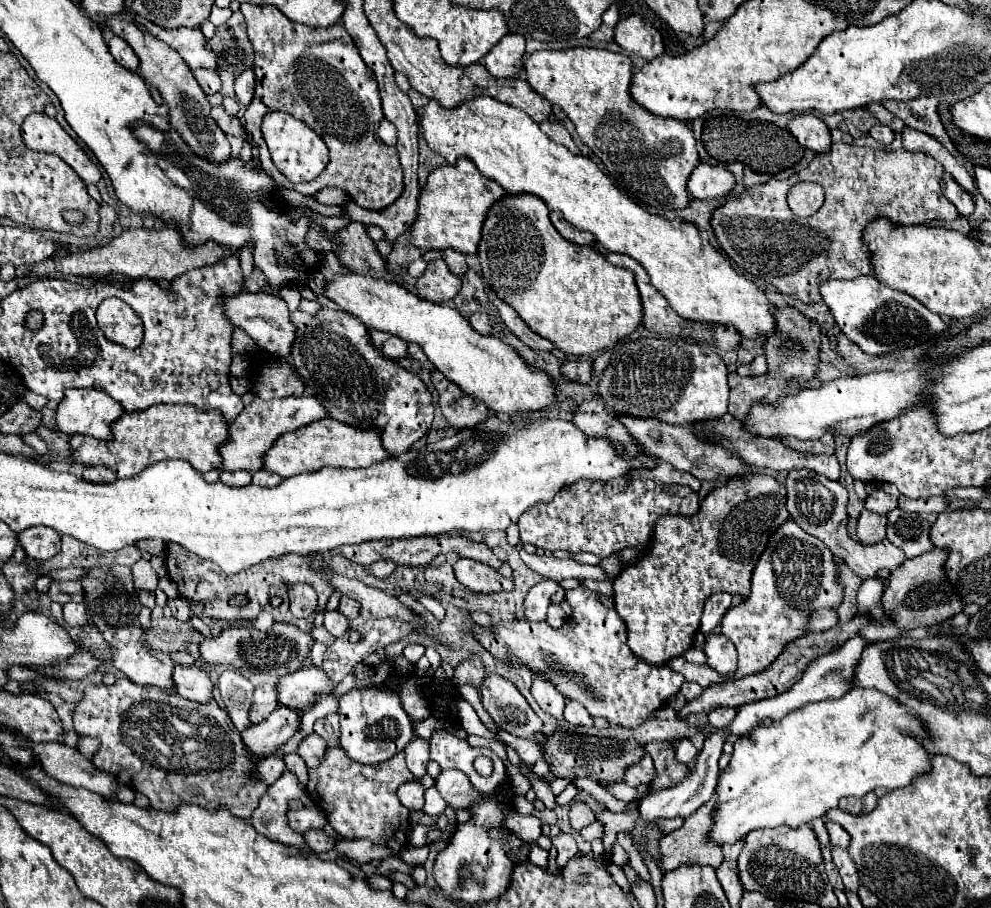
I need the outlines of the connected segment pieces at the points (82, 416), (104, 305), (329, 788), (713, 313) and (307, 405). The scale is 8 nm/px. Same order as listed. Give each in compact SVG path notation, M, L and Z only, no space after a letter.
M68 389L56 409L56 427L66 435L90 435L96 439L112 439L110 423L124 409L106 393L96 389Z
M104 299L96 309L96 319L110 341L124 345L126 349L136 349L142 343L142 321L124 301Z
M328 747L322 763L316 769L310 769L308 775L310 781L306 785L306 793L314 805L326 813L328 823L336 833L344 837L364 837L374 843L388 845L394 851L406 845L408 809L400 805L396 789L402 783L408 783L412 773L404 763L402 753L378 765L362 765L346 757L342 747Z
M476 97L474 101L468 101L456 109L444 109L436 101L430 101L424 107L420 125L428 147L442 155L450 165L454 165L460 157L470 159L486 179L492 179L498 185L502 185L506 193L538 195L550 211L560 211L566 217L566 221L570 221L570 225L594 233L598 243L606 251L622 253L636 259L650 275L650 283L666 297L666 301L676 313L682 313L682 317L706 323L732 325L744 337L768 337L774 333L774 319L770 315L774 305L750 279L736 271L736 267L728 257L724 257L724 253L716 251L708 243L708 239L704 243L700 231L692 223L684 219L668 221L644 211L632 199L622 195L594 161L590 161L584 155L574 155L564 145L550 141L540 131L538 123L534 123L522 109L504 105L500 101L494 101L492 97Z
M254 397L250 405L230 423L230 437L220 447L222 455L222 471L250 471L256 473L262 469L262 455L270 449L270 445L286 431L296 431L312 421L328 417L326 409L318 403L316 397L284 397L284 399L270 399L264 401L260 397Z

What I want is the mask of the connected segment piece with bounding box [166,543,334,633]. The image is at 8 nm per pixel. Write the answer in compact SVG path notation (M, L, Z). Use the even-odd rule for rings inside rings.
M166 545L166 569L168 569L168 577L170 581L178 587L178 593L180 597L188 599L190 603L194 605L200 605L204 603L204 615L208 617L214 617L214 619L226 619L226 621L232 621L232 619L254 619L258 617L262 611L268 611L274 615L274 619L278 623L288 623L288 625L294 625L296 629L302 629L306 633L312 631L312 623L316 619L318 613L322 613L326 609L326 603L330 599L330 595L334 593L334 589L330 585L326 585L326 579L322 577L322 573L314 573L310 567L308 567L308 557L298 557L298 555L292 555L288 553L286 557L274 557L270 561L262 561L262 565L254 565L250 569L246 569L244 573L236 573L236 575L226 575L222 573L222 569L218 569L218 565L206 561L206 559L200 559L192 553L186 553L184 549L178 549L178 545ZM290 583L308 583L316 589L318 593L318 607L316 611L306 617L306 619L296 619L290 609L288 609L288 597L286 597L286 585ZM234 595L246 595L248 603L244 605L230 605L230 597ZM272 597L280 597L282 599L282 605L278 609L274 609L270 605L270 599Z

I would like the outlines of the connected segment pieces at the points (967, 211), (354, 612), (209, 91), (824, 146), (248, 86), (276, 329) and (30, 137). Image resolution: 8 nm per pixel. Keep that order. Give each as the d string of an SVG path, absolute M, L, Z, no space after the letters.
M948 173L942 175L942 193L956 205L960 215L972 215L974 213L974 199L970 193L966 193L954 179L948 177Z
M342 597L340 599L340 605L338 605L338 611L346 617L346 619L356 619L358 617L358 611L360 611L360 605L354 601L354 599L350 599L350 597Z
M202 71L202 73L196 73L196 81L198 85L202 87L202 91L206 95L214 95L220 91L220 77L216 71Z
M812 113L798 115L796 119L792 119L788 131L796 137L796 141L802 147L812 149L814 153L828 153L832 147L832 137L828 127L824 125L822 119L818 119Z
M252 69L244 71L238 79L236 79L236 101L242 105L242 107L248 107L252 97L254 97L254 73Z
M242 291L234 297L226 297L224 305L226 305L226 319L230 321L230 325L244 329L264 353L270 353L276 357L290 355L290 345L294 341L294 325L290 323L290 311L286 301L270 293Z
M32 113L24 120L22 127L22 138L27 148L35 151L44 151L44 153L56 153L62 157L86 185L98 183L100 181L100 171L98 167L88 159L88 155L78 147L78 143L60 127L56 119L50 119L46 113Z

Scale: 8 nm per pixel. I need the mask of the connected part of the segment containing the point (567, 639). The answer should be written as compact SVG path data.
M584 587L572 589L566 593L570 607L574 609L572 619L568 619L560 629L552 629L548 623L532 623L526 619L512 619L512 621L498 621L494 625L468 625L468 631L474 635L474 639L492 653L498 661L504 665L518 663L526 665L532 675L546 677L546 681L554 683L554 687L564 695L564 699L578 701L586 707L586 711L592 717L602 717L610 725L620 727L638 727L646 719L652 717L652 713L658 707L664 707L672 695L676 695L684 683L684 677L676 671L672 671L666 663L662 665L648 665L632 655L630 647L626 645L626 625L618 617L614 609L606 609L598 599L594 591L588 591Z

